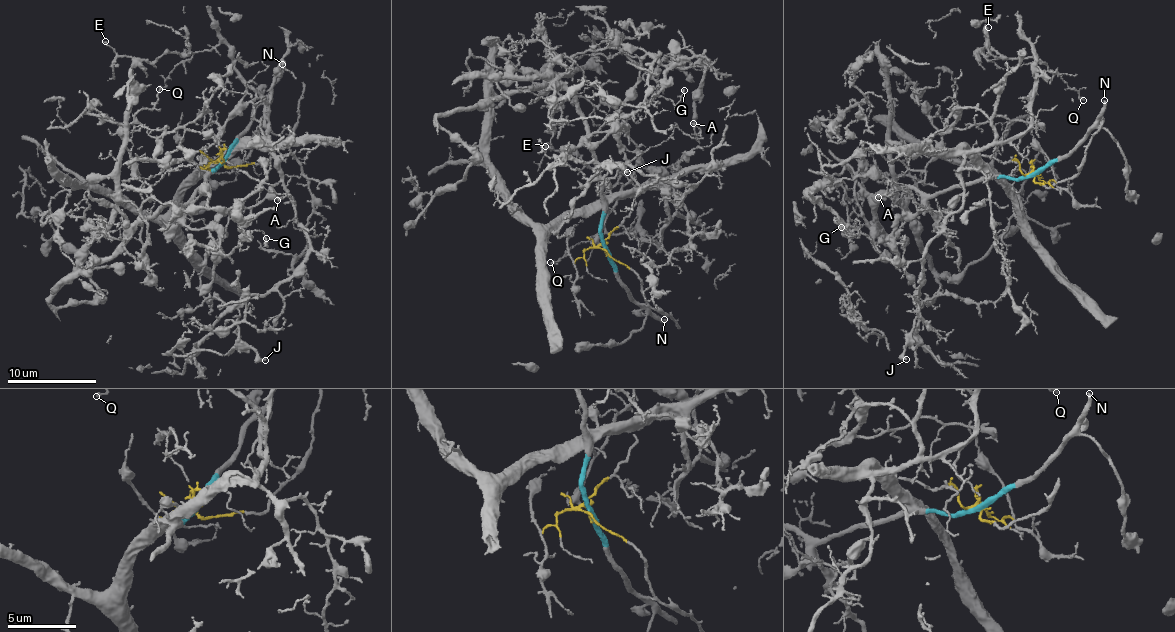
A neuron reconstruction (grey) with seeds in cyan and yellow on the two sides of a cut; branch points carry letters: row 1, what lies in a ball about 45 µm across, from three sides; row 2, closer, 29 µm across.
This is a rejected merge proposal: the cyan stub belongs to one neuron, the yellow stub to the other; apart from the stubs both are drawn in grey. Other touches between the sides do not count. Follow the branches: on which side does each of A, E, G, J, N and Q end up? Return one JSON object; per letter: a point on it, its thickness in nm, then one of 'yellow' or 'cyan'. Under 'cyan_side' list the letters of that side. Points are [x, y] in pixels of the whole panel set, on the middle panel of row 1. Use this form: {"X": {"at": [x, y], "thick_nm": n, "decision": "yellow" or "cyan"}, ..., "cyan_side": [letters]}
{"A": {"at": [693, 123], "thick_nm": 130, "decision": "yellow"}, "E": {"at": [545, 146], "thick_nm": 120, "decision": "yellow"}, "G": {"at": [684, 90], "thick_nm": 110, "decision": "yellow"}, "J": {"at": [627, 172], "thick_nm": 200, "decision": "yellow"}, "N": {"at": [664, 319], "thick_nm": 300, "decision": "cyan"}, "Q": {"at": [550, 262], "thick_nm": 140, "decision": "yellow"}, "cyan_side": ["N"]}

